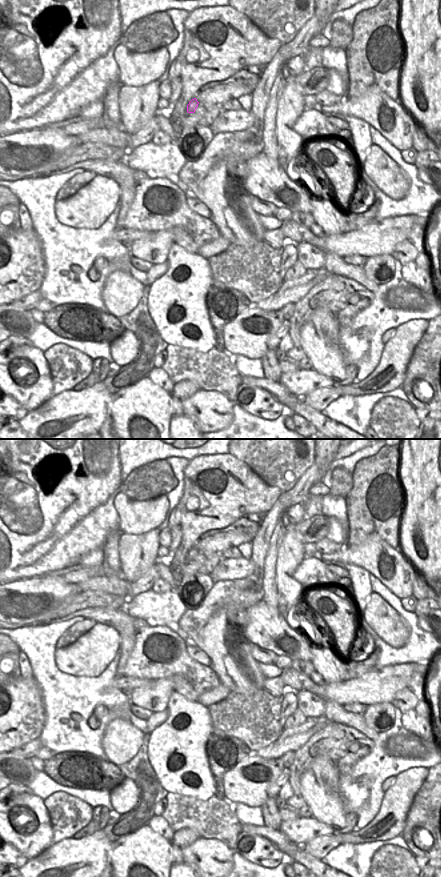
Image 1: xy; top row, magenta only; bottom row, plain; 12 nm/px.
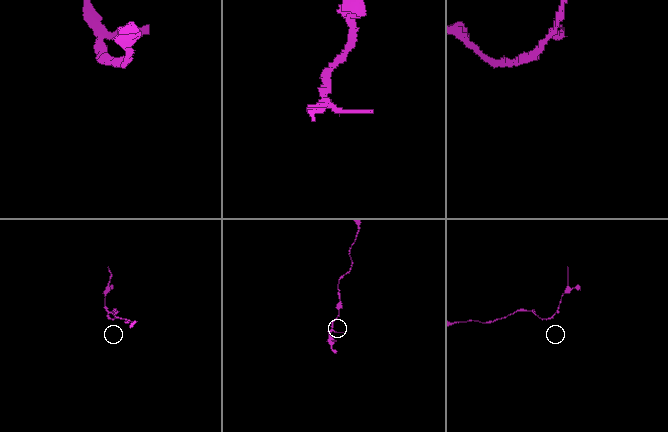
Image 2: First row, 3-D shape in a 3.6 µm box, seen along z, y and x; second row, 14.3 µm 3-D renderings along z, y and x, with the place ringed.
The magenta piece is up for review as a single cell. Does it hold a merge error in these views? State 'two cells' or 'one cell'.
two cells

